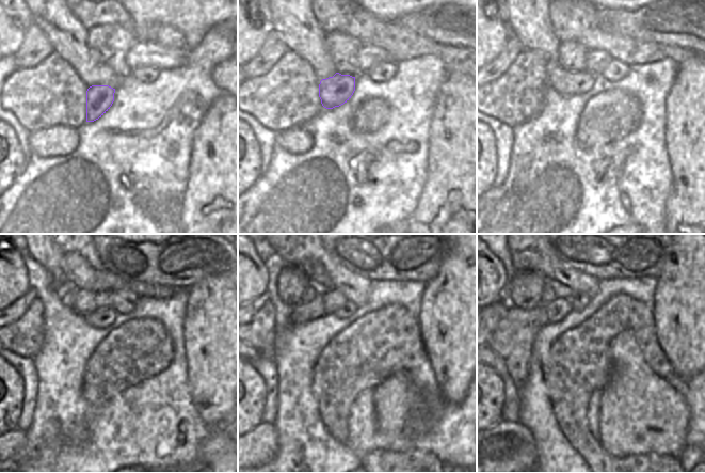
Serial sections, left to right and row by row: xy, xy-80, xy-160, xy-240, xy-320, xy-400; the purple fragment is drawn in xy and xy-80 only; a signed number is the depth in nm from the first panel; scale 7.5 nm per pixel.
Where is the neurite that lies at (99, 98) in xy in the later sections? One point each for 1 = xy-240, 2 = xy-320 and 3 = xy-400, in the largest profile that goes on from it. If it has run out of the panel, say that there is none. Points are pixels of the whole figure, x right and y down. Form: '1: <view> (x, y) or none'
1: xy-240 (101, 318)
2: xy-320 (348, 309)
3: xy-400 (579, 301)

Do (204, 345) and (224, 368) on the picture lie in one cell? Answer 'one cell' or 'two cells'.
one cell

